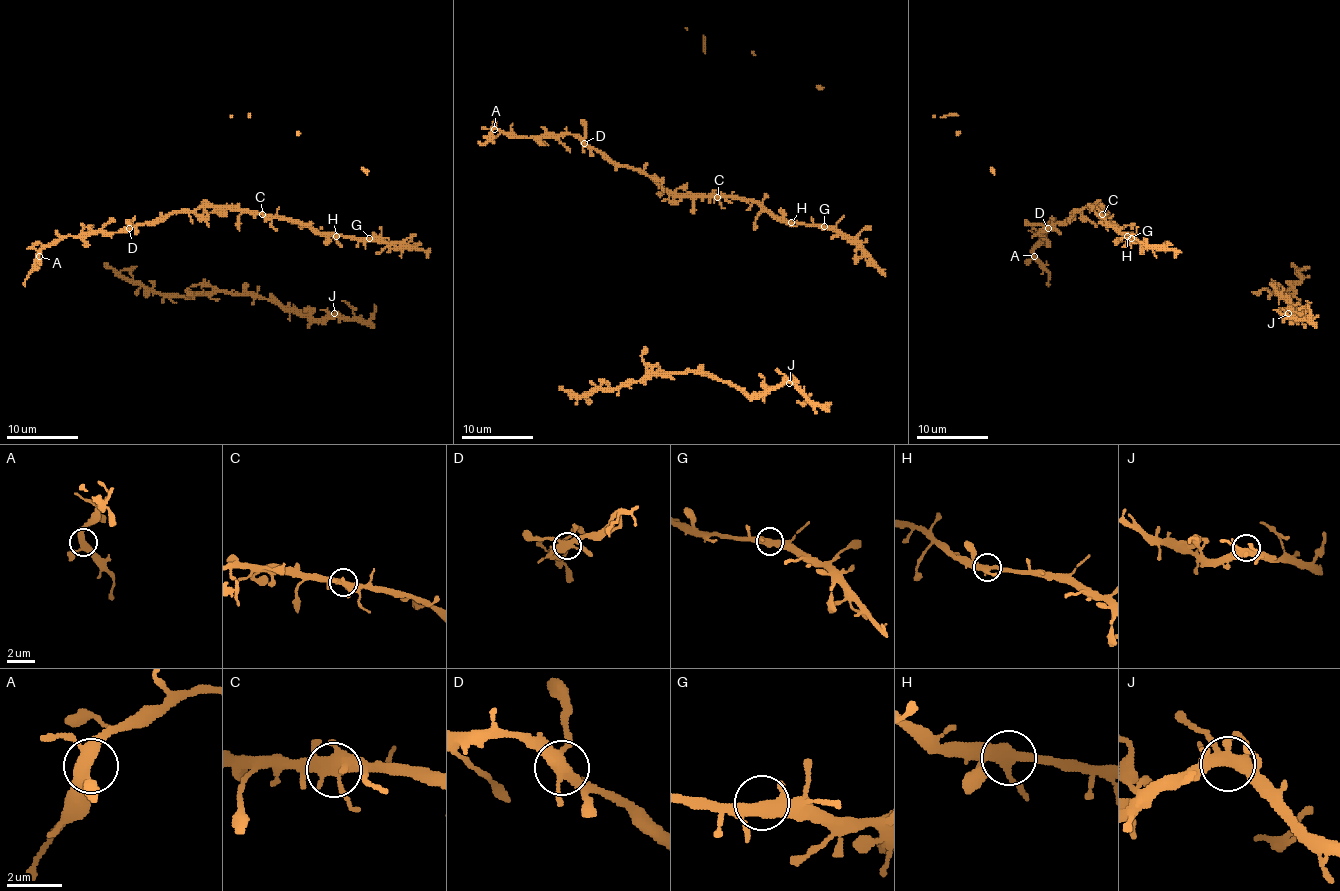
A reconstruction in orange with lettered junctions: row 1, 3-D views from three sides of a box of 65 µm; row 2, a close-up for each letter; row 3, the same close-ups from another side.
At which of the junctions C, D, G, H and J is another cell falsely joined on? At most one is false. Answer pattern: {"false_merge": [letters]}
{"false_merge": []}

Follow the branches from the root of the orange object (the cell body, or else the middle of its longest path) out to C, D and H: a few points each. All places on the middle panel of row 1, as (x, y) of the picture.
C: (825, 228), (780, 222), (755, 202), (717, 197)
D: (825, 228), (780, 222), (750, 201), (716, 195), (669, 195), (647, 175), (611, 163), (584, 143)
H: (825, 228), (791, 222)

